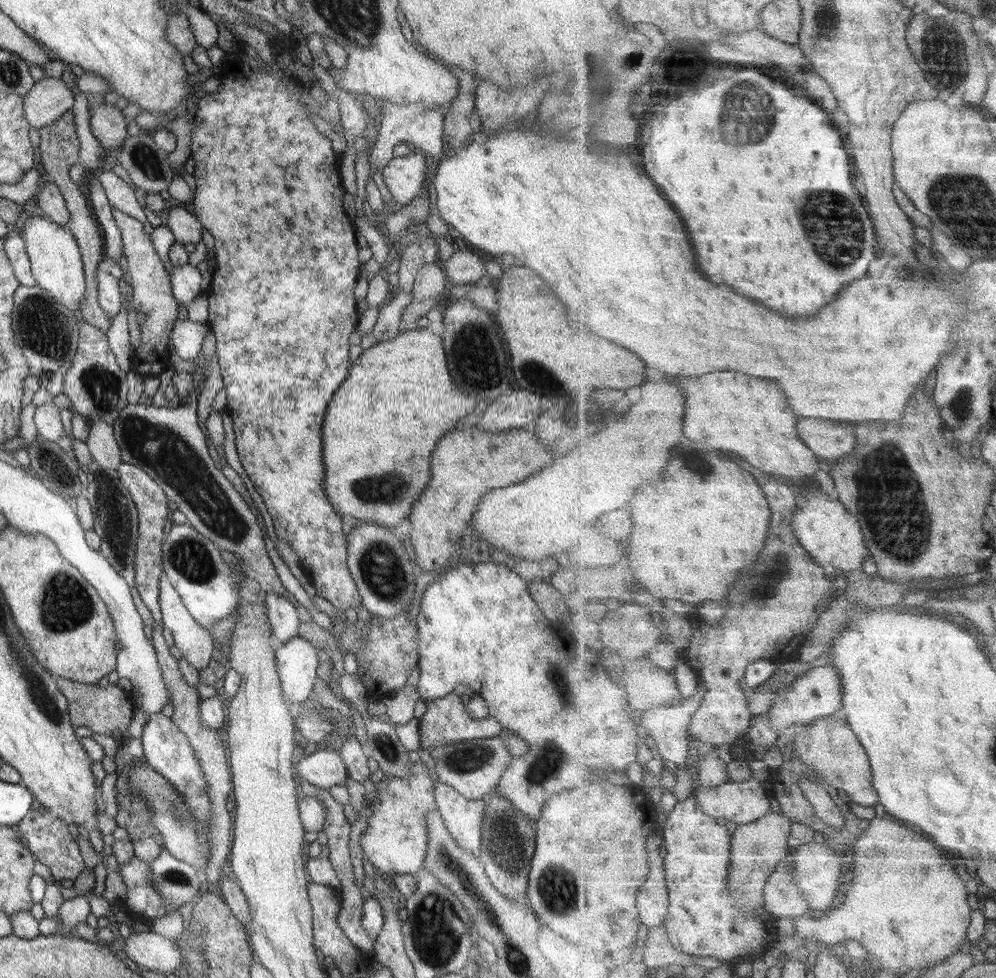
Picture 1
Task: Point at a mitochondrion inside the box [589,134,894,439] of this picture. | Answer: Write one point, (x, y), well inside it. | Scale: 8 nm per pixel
(835, 237)

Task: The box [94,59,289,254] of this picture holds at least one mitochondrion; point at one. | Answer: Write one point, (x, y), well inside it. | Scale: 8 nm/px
(143, 157)

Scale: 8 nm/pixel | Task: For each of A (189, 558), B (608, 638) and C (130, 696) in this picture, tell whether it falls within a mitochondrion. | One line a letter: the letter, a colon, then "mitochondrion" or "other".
A: mitochondrion
B: other
C: other

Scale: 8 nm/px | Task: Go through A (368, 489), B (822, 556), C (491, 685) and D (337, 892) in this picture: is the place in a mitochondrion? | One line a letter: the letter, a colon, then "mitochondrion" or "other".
A: mitochondrion
B: other
C: other
D: other

